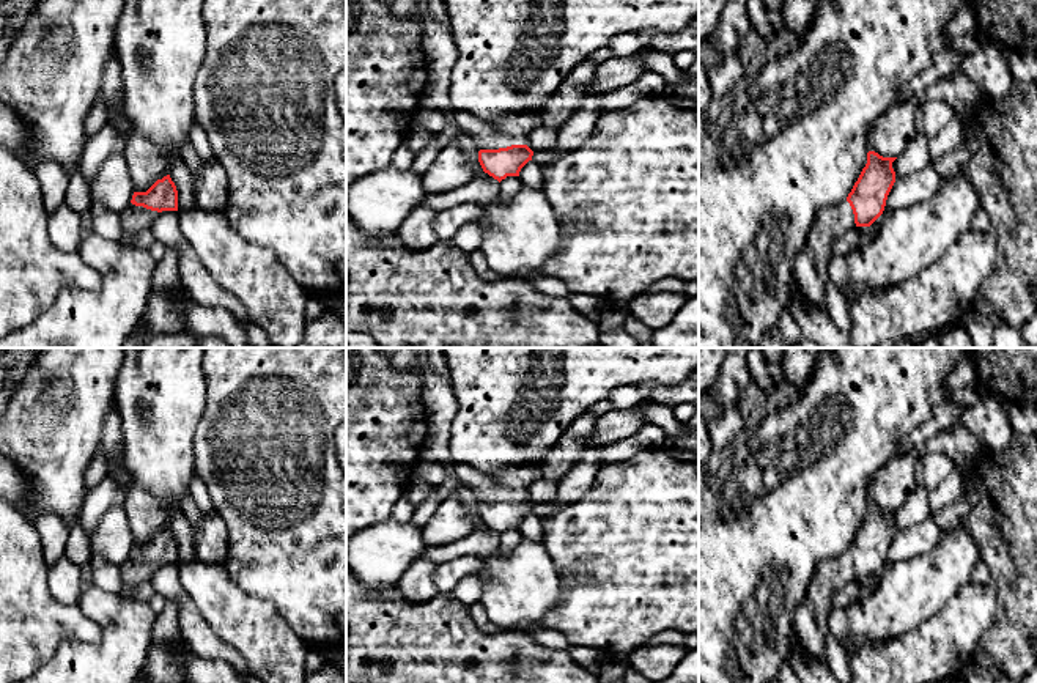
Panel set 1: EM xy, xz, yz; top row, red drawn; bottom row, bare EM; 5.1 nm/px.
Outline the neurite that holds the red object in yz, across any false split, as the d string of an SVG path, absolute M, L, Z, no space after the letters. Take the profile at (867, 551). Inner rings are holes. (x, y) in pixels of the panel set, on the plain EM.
M869 504L867 516L848 549L818 563L809 595L799 604L795 618L799 648L804 655L826 663L826 628L832 595L856 579L870 579L883 567L895 535L892 521L895 511Z

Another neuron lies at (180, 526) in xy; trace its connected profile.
M179 507L172 510L170 530L178 543L178 565L198 562L200 559L194 545L194 527Z

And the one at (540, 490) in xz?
M541 477L533 480L527 489L527 499L532 504L551 502L555 497L557 482L549 482Z

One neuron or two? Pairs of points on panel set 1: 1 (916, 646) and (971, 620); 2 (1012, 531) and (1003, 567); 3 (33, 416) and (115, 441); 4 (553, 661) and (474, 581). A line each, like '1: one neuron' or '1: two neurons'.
1: one neuron
2: one neuron
3: two neurons
4: two neurons

